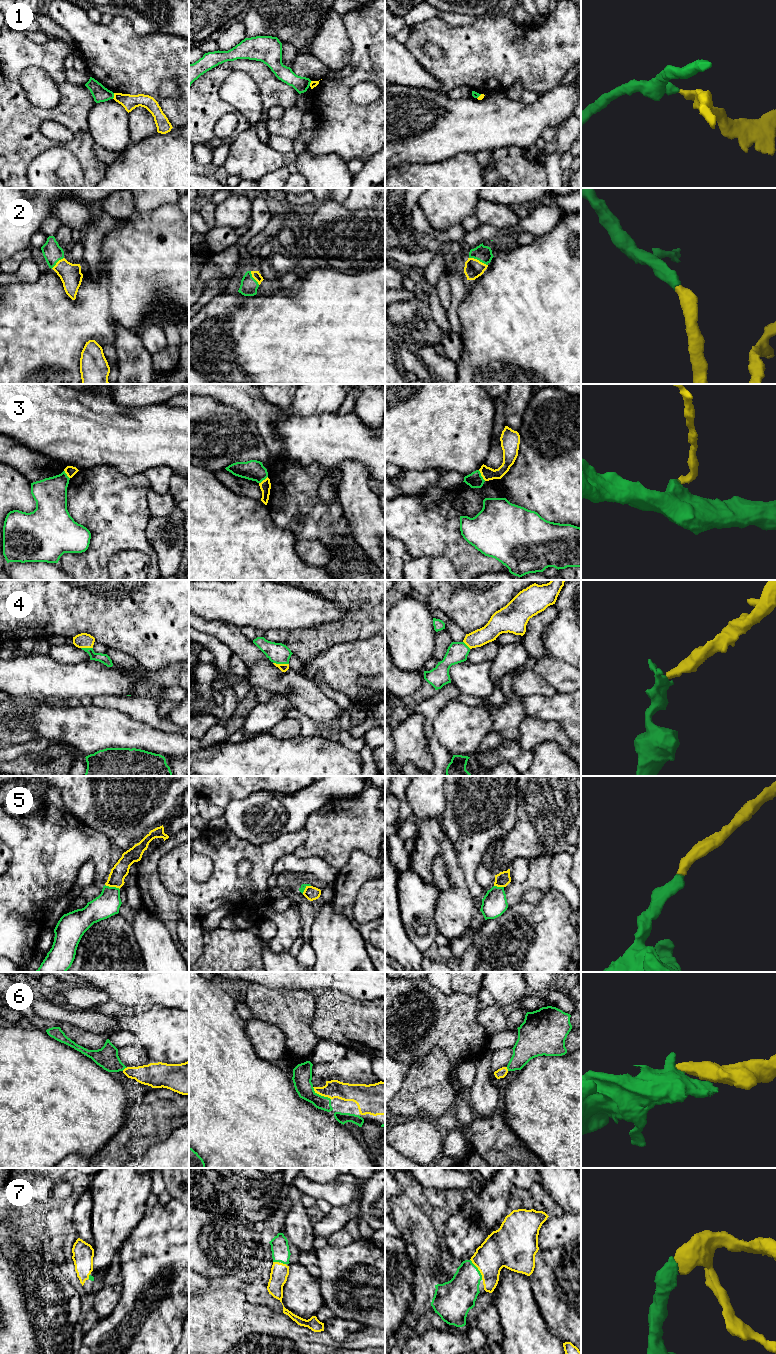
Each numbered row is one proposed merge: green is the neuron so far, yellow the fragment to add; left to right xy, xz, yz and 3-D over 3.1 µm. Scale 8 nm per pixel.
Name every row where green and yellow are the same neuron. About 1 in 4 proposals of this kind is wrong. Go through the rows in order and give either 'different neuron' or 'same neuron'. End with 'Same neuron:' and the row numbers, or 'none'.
1: different neuron
2: same neuron
3: different neuron
4: same neuron
5: same neuron
6: same neuron
7: same neuron
Same neuron: 2, 4, 5, 6, 7

